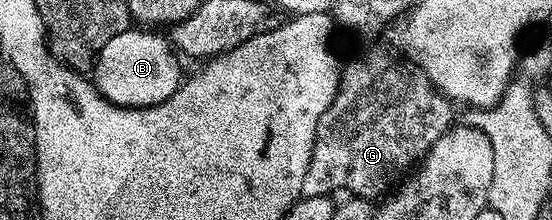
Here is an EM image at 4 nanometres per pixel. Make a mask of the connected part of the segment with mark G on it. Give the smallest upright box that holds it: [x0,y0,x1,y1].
[302,56,454,198]

